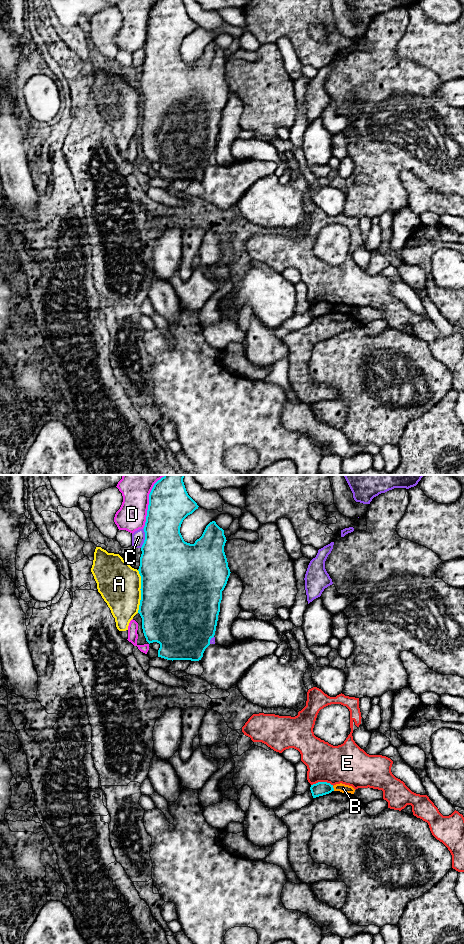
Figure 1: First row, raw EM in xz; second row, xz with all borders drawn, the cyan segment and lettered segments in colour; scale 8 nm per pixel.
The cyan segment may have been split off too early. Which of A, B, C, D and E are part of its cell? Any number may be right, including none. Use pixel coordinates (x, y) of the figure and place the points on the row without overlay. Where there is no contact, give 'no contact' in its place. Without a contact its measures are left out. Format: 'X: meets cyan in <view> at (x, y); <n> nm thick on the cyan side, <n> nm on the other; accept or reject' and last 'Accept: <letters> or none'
A: meets cyan in xz at (141, 111); 500 nm thick on the cyan side, 340 nm on the other; reject
B: meets cyan in xz at (333, 308); 110 nm thick on the cyan side, 70 nm on the other; reject
C: meets cyan in xz at (145, 58); 420 nm thick on the cyan side, 110 nm on the other; reject
D: meets cyan in xz at (149, 24); 340 nm thick on the cyan side, 240 nm on the other; reject
E: meets cyan in xz at (322, 302); 110 nm thick on the cyan side, 320 nm on the other; reject
Accept: none

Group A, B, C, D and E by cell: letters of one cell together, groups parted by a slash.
A / B D / C / E

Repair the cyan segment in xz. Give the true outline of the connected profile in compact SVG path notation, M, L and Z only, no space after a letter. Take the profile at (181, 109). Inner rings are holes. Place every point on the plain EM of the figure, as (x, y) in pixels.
M158 0L150 14L146 42L145 60L141 67L139 94L141 96L141 120L138 133L142 138L142 149L146 161L160 164L158 177L167 180L199 181L205 169L214 157L222 111L224 110L230 89L224 72L226 57L224 50L215 41L210 42L202 56L190 64L184 61L180 47L183 40L196 29L197 23L188 15L183 0Z

